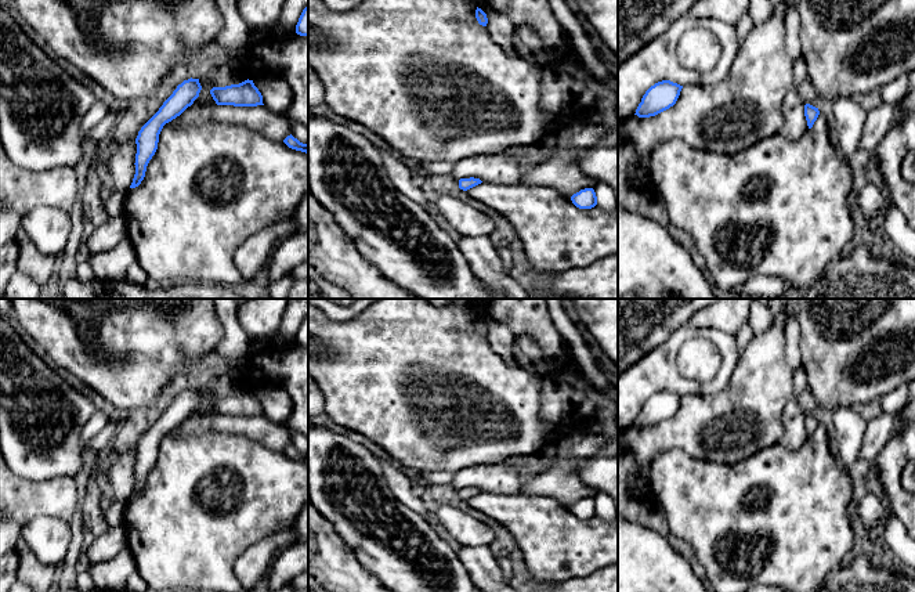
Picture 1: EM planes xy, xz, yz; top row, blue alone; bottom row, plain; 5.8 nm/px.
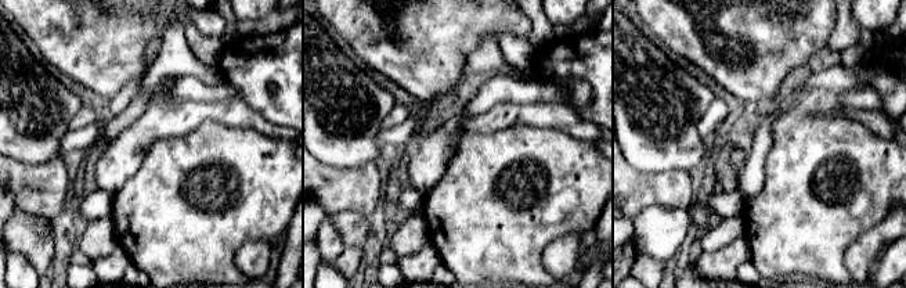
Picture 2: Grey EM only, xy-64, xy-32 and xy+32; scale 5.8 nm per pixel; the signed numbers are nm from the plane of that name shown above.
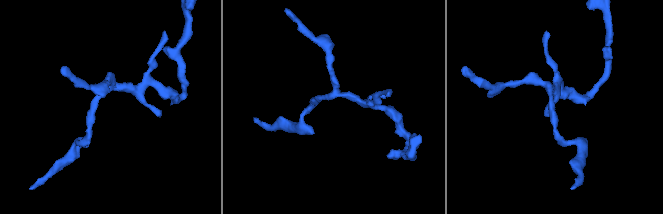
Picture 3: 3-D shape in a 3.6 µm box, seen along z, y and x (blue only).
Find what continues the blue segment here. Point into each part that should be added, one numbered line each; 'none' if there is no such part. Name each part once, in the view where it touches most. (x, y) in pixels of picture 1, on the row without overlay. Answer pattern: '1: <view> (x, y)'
none

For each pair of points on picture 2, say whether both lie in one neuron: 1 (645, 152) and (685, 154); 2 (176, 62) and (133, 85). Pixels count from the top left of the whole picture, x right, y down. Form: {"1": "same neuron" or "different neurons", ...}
{"1": "same neuron", "2": "different neurons"}

